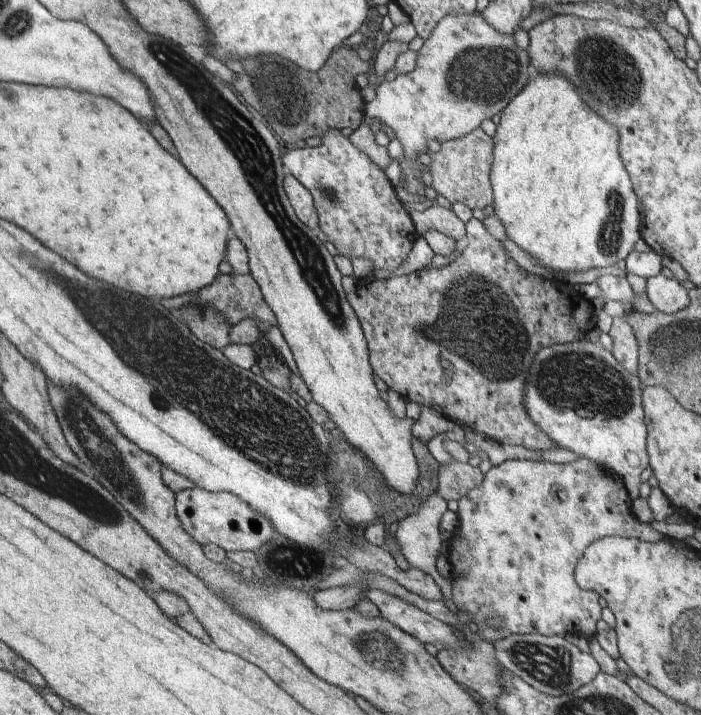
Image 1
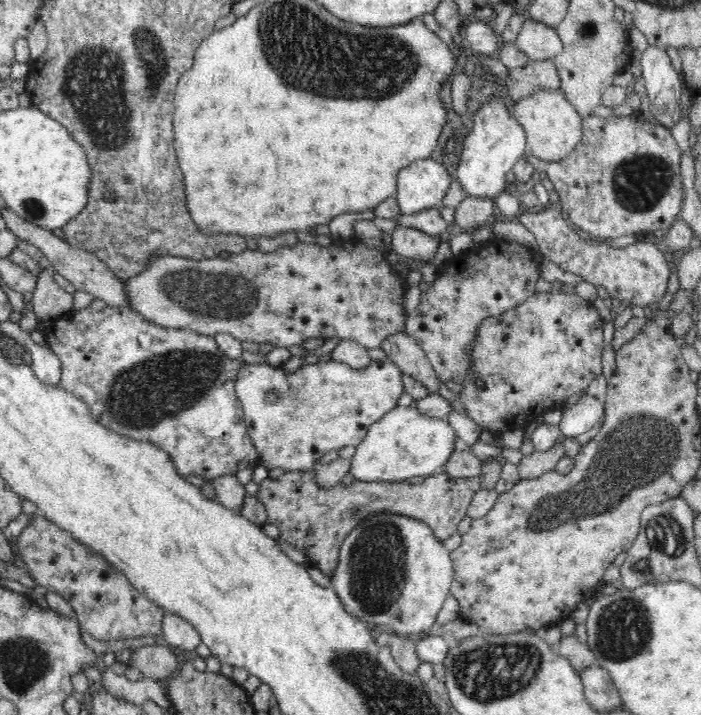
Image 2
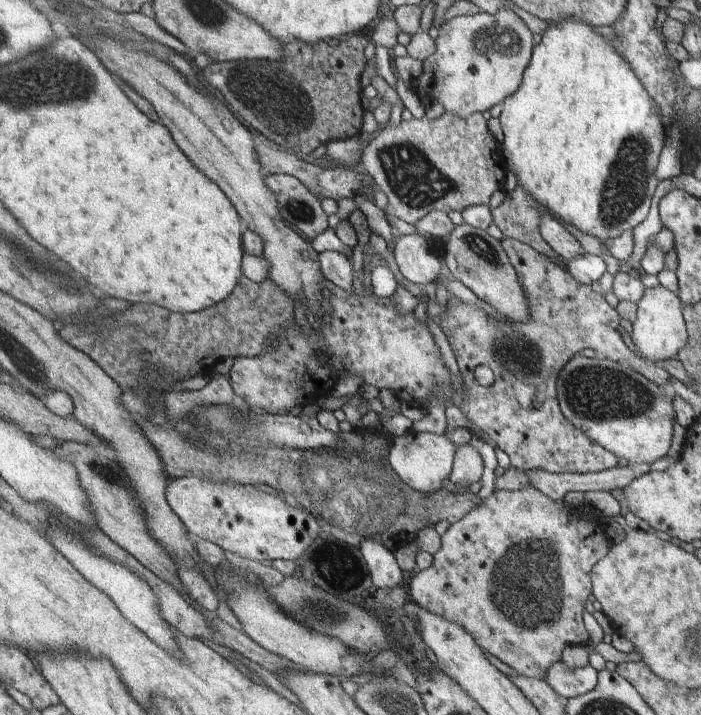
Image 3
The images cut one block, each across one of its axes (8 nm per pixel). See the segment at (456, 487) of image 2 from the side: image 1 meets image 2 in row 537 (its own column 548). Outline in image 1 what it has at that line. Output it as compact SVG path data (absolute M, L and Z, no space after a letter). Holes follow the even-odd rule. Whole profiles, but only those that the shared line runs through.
M473 217L470 222L465 223L465 227L467 238L463 243L464 250L448 265L442 268L432 268L430 266L430 268L425 267L410 274L394 275L383 280L384 282L366 282L364 288L357 283L354 292L347 294L347 298L359 317L359 322L363 323L364 330L367 332L368 346L371 347L372 366L375 367L376 375L382 380L384 380L384 374L386 374L386 384L390 389L400 392L400 388L402 388L402 396L406 400L414 401L427 407L436 404L438 408L442 408L442 413L446 417L459 426L468 426L472 432L482 434L488 439L491 438L496 442L500 442L500 444L521 444L528 450L540 450L542 452L542 450L557 448L556 442L548 436L547 431L539 424L532 422L526 407L522 404L524 402L524 384L527 381L528 368L540 349L585 338L586 332L590 328L590 320L592 320L590 304L582 296L578 296L578 298L564 296L549 280L540 280L540 278L535 278L530 273L526 274L524 268L518 266L514 260L510 260L512 256L506 252L506 248L500 242L501 240L497 239L483 225L481 220ZM444 358L449 360L452 363L452 368L454 368L454 374L448 378L444 368L442 368L442 364L440 364Z

